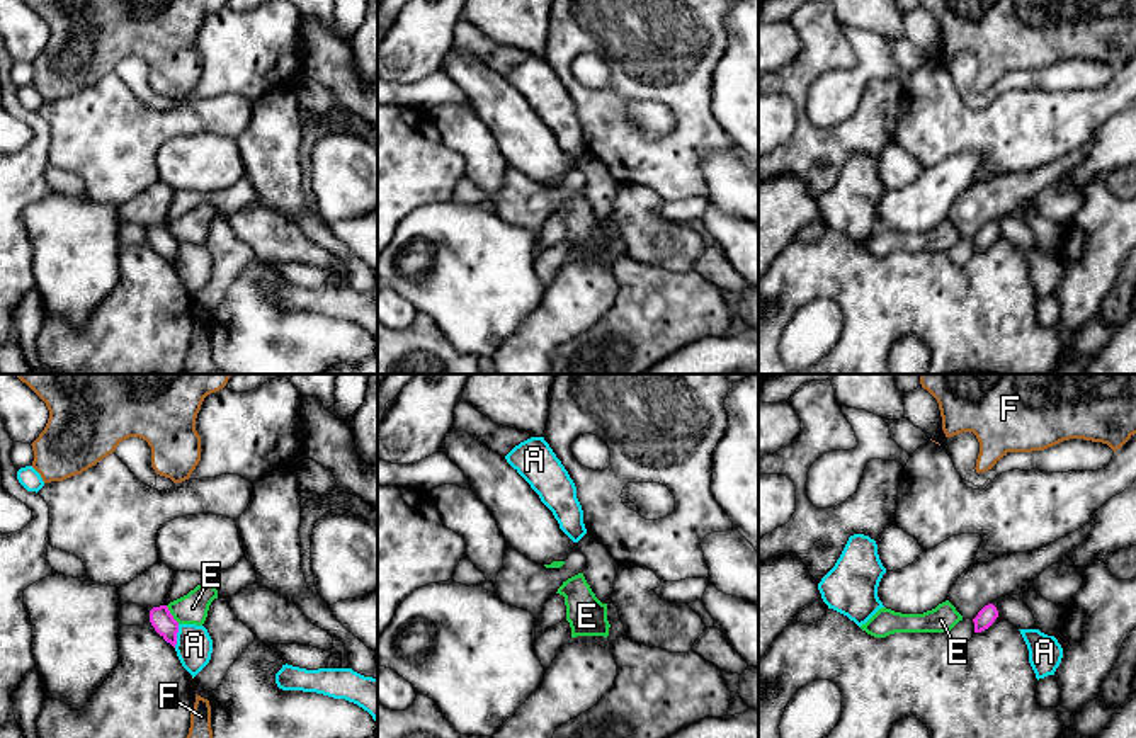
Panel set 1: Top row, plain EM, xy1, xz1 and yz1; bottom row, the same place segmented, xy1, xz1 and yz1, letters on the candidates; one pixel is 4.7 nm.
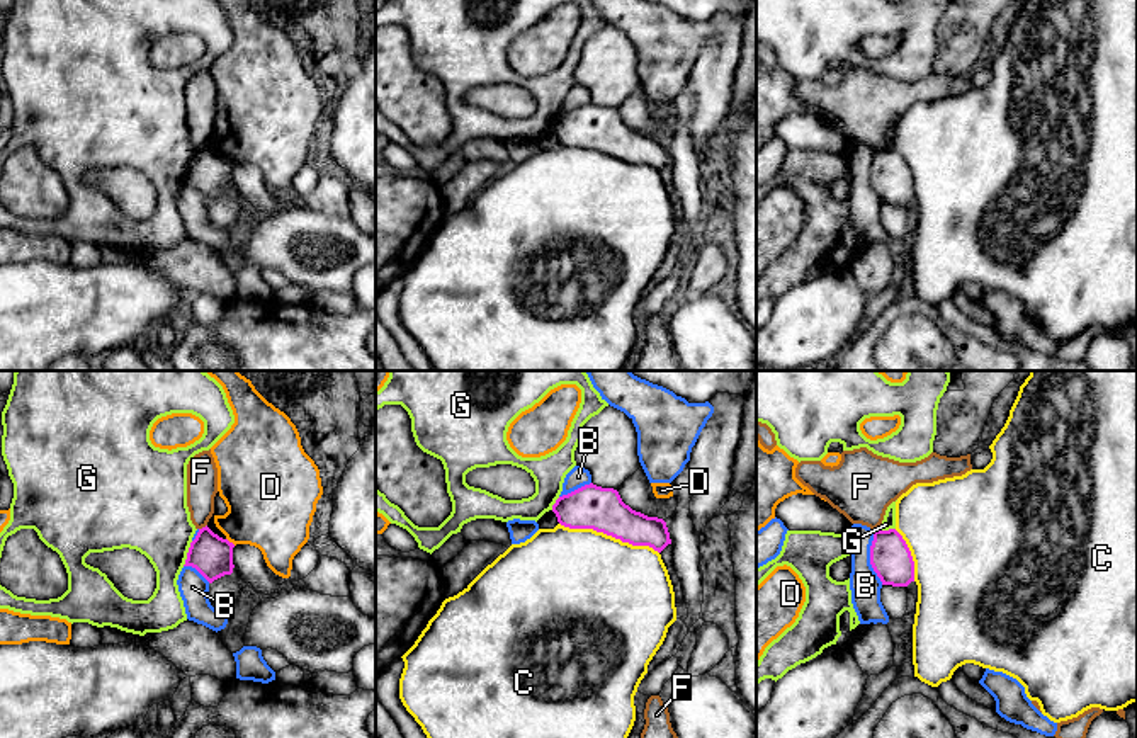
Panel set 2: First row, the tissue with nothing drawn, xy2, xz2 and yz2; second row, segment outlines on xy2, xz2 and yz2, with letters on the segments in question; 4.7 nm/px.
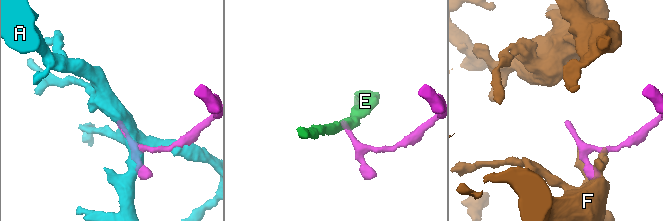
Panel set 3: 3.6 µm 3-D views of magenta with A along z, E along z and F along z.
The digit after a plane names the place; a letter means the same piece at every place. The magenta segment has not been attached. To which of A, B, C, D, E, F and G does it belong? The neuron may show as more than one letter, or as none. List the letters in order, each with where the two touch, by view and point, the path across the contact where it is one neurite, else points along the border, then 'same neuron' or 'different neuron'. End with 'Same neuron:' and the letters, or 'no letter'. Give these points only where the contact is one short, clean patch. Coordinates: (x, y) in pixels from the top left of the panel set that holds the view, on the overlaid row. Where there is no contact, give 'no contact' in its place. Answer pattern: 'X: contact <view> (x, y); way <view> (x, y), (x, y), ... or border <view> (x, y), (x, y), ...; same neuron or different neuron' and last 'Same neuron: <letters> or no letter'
A: contact xy1 (176, 636); different neuron
B: contact yz2 (871, 556); border yz2 (874, 529), (871, 567), (882, 584); different neuron
C: contact xz2 (609, 534); different neuron
D: contact xy2 (231, 543); border xy2 (226, 538), (235, 544); different neuron
E: contact xy1 (170, 614); border xy1 (165, 606), (179, 623); different neuron
F: contact xy2 (203, 527); different neuron
G: contact xy2 (187, 553); border xy2 (192, 541), (182, 565); different neuron
Same neuron: no letter

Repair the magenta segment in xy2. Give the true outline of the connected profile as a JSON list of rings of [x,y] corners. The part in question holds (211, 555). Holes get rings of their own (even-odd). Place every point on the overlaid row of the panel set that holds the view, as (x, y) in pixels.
[[[207,525],[199,529],[190,542],[184,566],[195,568],[209,583],[233,573],[233,548],[228,539],[214,534]]]

